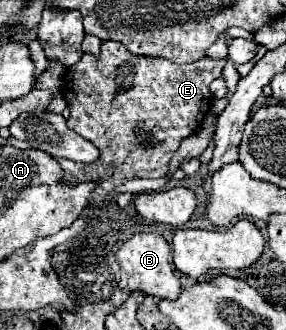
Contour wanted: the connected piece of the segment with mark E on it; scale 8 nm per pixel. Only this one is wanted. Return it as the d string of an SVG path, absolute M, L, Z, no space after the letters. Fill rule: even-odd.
M114 40L102 42L98 58L94 54L82 54L82 58L74 66L70 66L70 70L66 70L60 90L70 110L68 128L78 132L88 142L94 142L94 146L98 146L100 150L100 156L94 166L82 166L78 162L60 160L64 170L64 182L78 184L84 180L100 180L100 186L110 192L130 178L166 176L170 160L180 148L182 140L188 138L210 112L212 92L208 86L214 78L222 76L224 66L226 60L214 60L210 56L204 56L188 66L178 66L164 58L146 58L130 54L130 50L122 46L122 42Z

